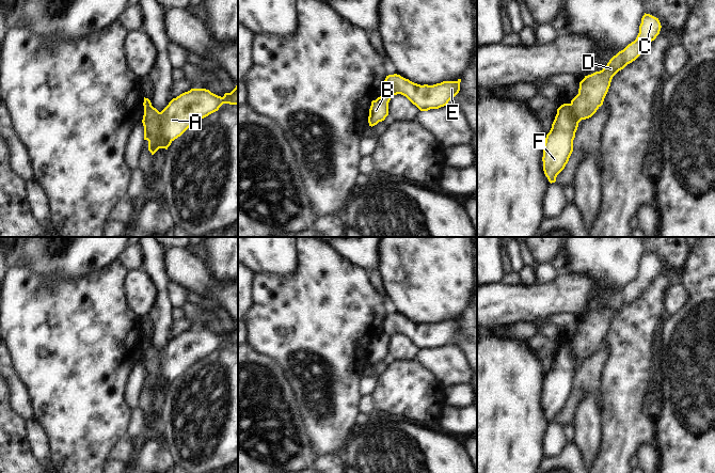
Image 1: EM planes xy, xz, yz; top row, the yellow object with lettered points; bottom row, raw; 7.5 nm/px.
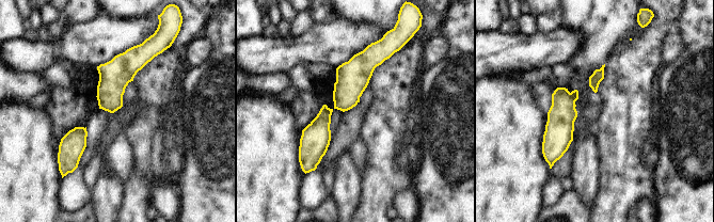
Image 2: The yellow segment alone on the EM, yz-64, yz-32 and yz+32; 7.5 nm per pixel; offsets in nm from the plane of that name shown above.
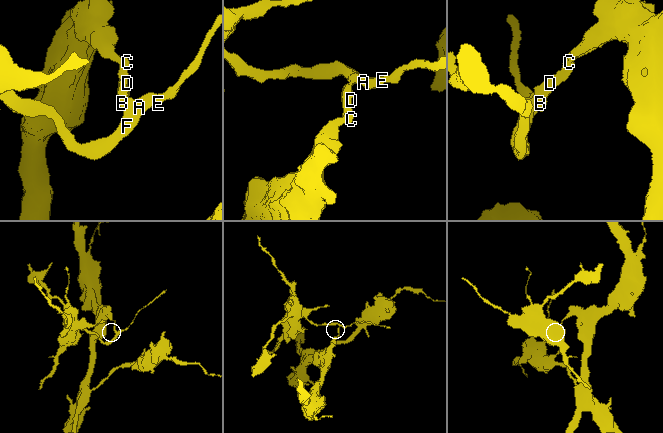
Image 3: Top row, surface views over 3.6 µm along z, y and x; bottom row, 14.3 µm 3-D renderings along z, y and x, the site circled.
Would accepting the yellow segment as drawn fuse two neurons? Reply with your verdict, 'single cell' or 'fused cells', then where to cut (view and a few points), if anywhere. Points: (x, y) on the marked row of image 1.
fused cells; cut in yz along (570, 104), (578, 122)

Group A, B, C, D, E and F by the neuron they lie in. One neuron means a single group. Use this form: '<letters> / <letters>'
A E F / B C D

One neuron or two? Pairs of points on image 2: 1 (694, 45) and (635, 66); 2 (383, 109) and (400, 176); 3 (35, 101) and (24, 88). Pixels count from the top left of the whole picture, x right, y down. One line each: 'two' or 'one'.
1: two
2: one
3: two

